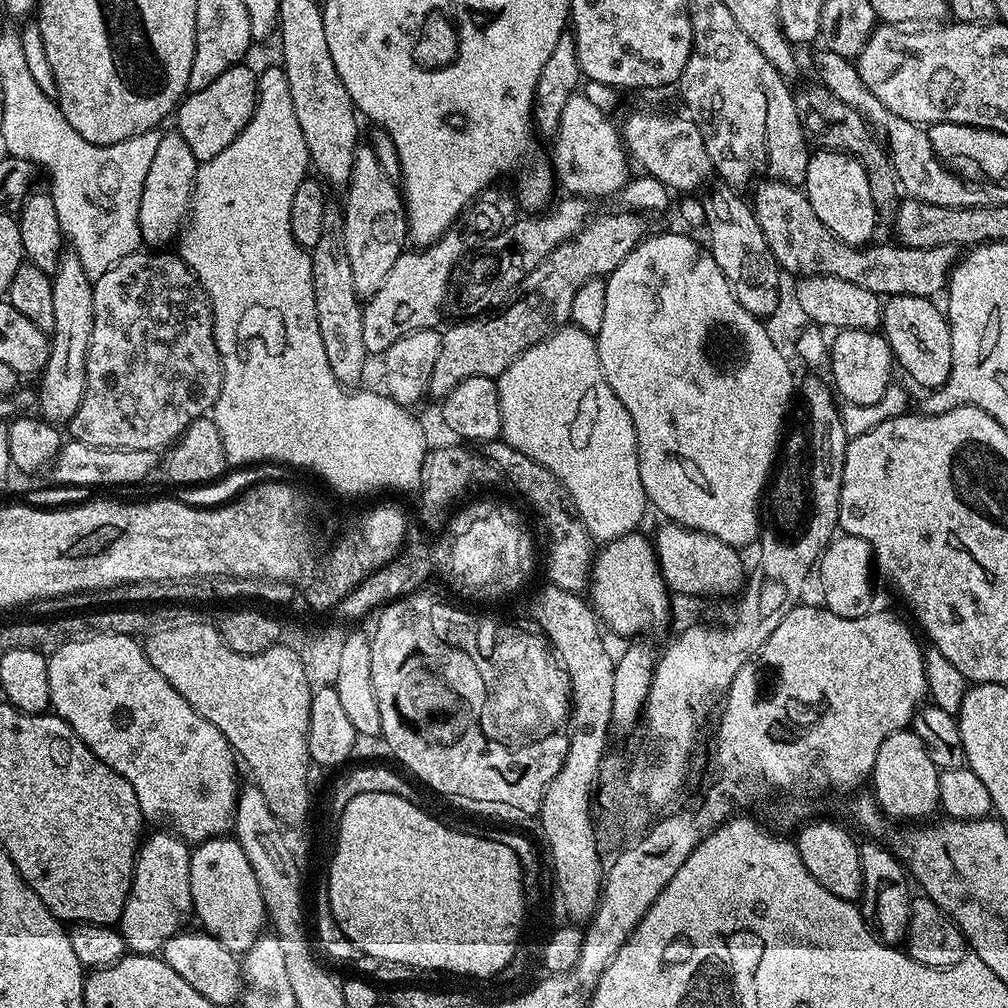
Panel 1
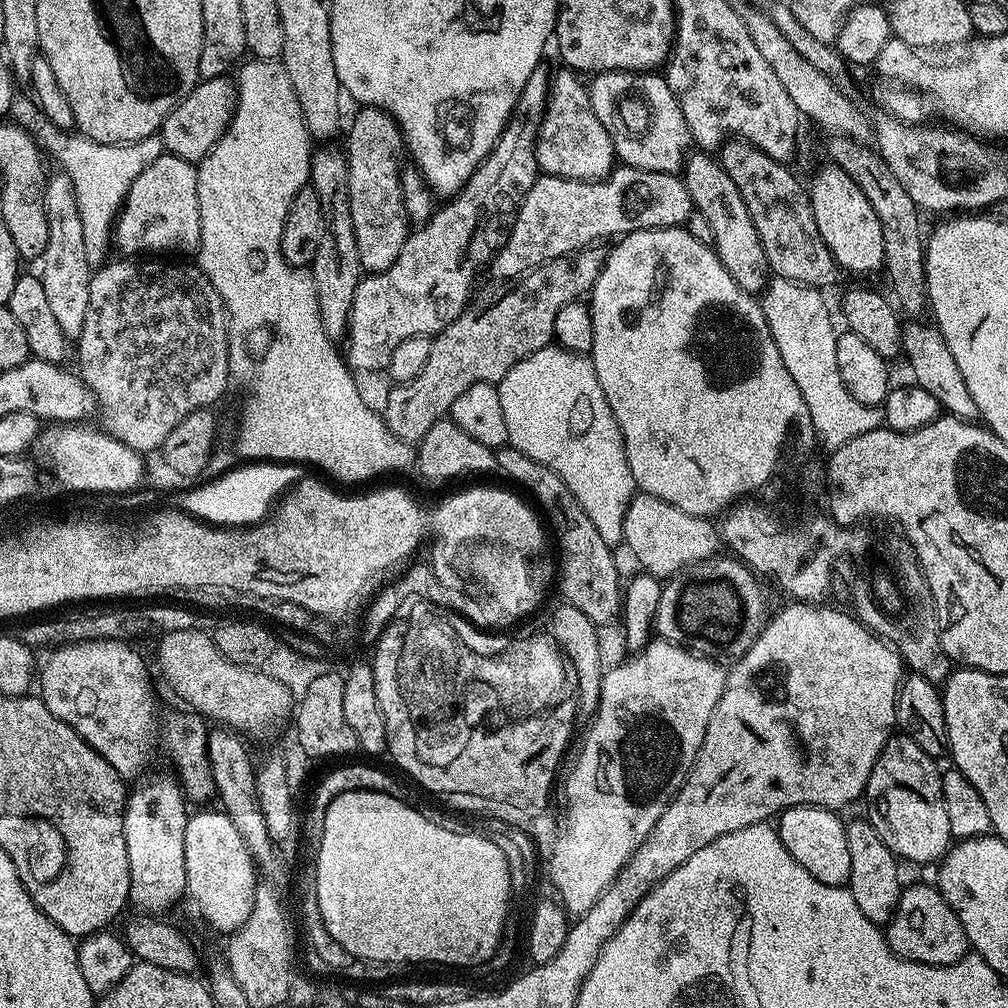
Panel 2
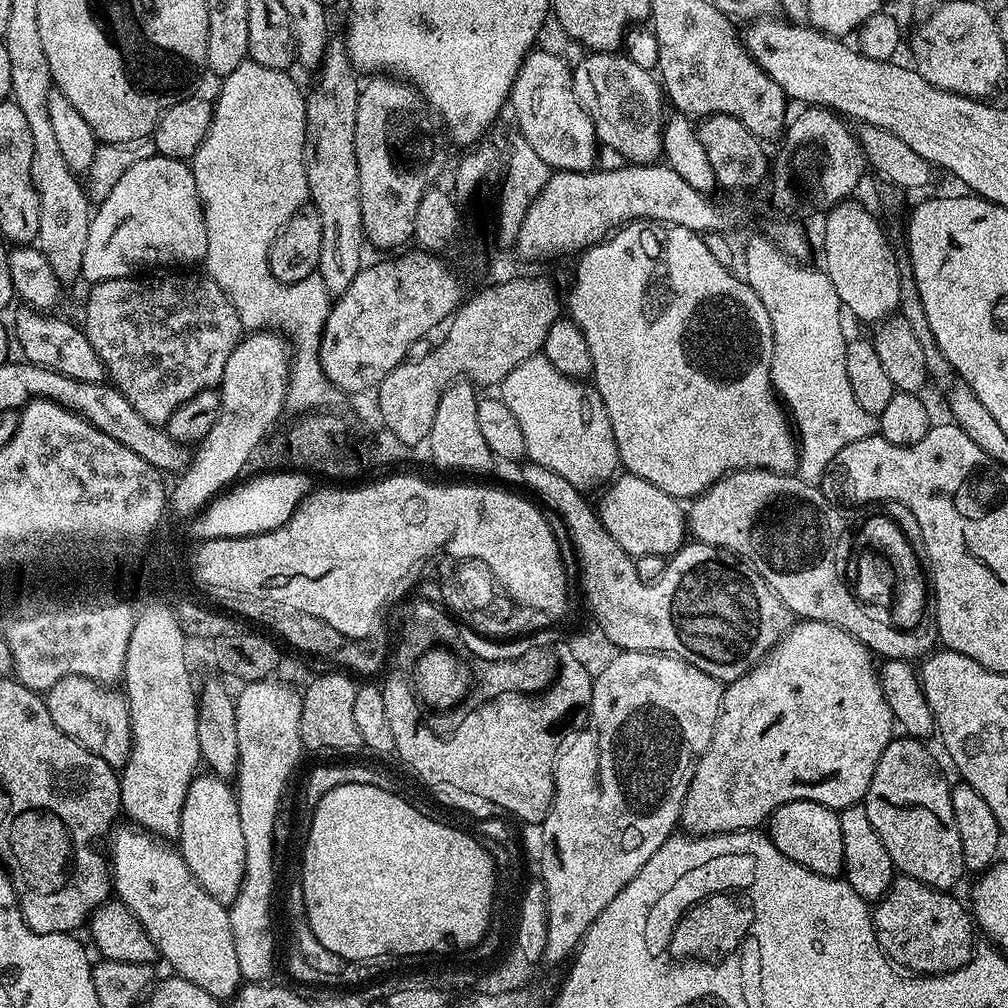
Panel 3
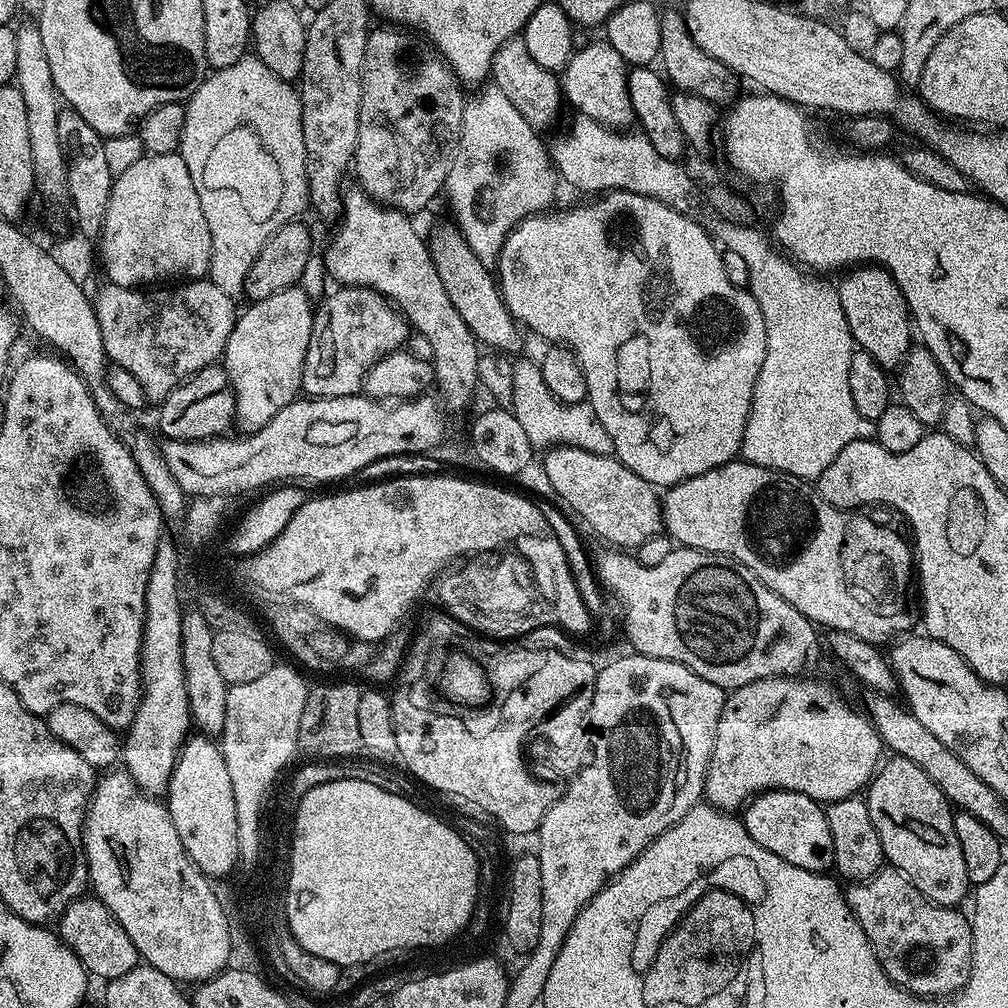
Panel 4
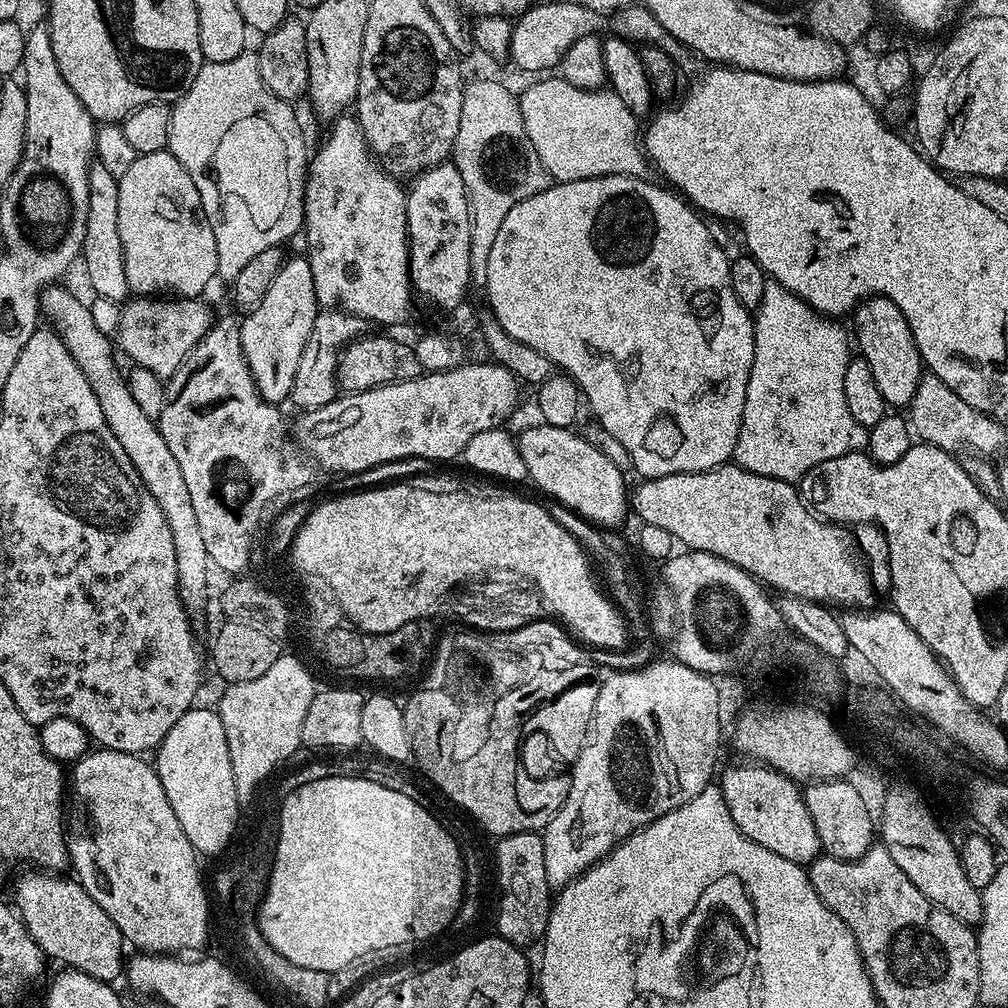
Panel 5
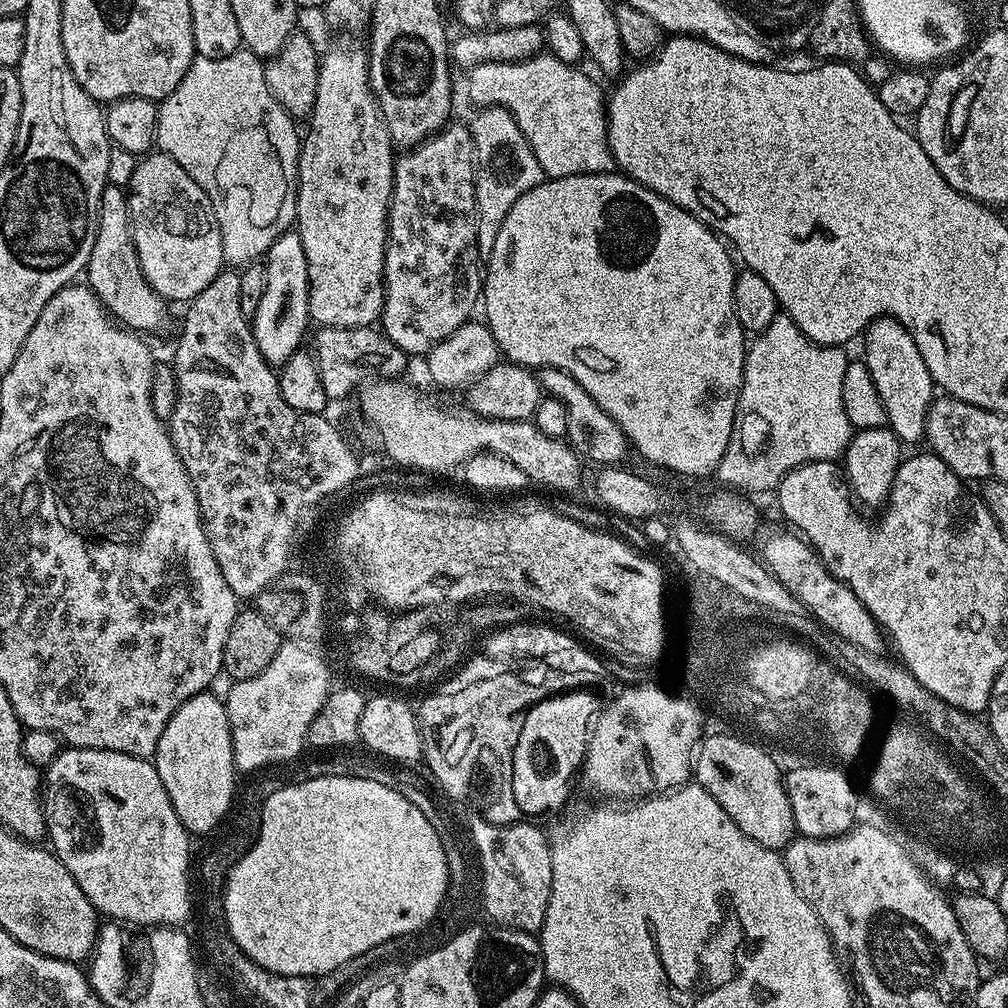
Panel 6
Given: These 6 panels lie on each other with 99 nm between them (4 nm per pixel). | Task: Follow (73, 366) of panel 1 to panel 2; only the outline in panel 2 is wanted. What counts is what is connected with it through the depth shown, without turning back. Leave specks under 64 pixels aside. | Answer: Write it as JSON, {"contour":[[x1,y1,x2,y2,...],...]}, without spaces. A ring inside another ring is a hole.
{"contour":[[59,170,53,171,44,182,44,205,50,226,50,242,42,257,44,269,38,272,42,287,46,289,46,299,51,312,62,326,64,335,79,338,86,322,86,305,90,303,90,282,93,265,86,258,86,234,82,234,82,214,78,214,78,198,74,194,74,184]]}

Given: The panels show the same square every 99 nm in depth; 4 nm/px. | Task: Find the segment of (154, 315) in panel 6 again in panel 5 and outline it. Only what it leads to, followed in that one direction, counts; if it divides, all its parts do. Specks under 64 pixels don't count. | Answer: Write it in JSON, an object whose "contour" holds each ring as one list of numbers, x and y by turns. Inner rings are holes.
{"contour":[[99,162,93,163,88,169,88,185,90,186,90,204,86,210,86,238,84,239,84,251,82,253,82,264,84,260,84,272,88,275,88,284,104,300,120,300,124,302,129,299,130,293,126,282,126,266,122,254,122,240,118,238,118,186,119,179,106,166]]}

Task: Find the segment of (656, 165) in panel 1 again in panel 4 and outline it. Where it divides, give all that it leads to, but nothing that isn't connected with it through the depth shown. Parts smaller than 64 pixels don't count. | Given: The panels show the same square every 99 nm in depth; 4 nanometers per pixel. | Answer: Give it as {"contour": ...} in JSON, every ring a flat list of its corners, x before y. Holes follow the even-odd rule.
{"contour":[[599,38,585,48,577,47,562,69,562,96,577,109,581,116,597,120,607,128,624,130,633,123,634,115,628,93,629,69,614,46,604,38]]}

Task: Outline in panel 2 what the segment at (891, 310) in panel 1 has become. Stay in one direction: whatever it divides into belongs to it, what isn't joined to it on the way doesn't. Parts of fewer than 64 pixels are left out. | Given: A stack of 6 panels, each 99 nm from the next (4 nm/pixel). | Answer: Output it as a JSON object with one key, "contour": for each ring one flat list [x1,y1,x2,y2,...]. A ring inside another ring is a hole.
{"contour":[[908,322,903,325,903,355,908,355,908,364,912,367,915,387,927,390,938,398,941,409,947,415,956,416,959,420,975,421,980,416,978,406,974,402,974,394,970,394,970,386,966,386,966,378,962,378,962,370,958,370,958,362,954,362,954,354,946,346,944,336,935,326,923,328,920,322]]}

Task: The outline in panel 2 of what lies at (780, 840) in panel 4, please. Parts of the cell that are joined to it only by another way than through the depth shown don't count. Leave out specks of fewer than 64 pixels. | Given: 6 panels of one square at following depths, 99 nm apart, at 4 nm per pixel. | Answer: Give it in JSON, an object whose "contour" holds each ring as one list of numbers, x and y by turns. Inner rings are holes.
{"contour":[[808,804,786,808,779,813,778,831,782,838,782,846,790,850,794,862,802,866,818,882,826,886,847,885,850,878,850,846,846,846,846,824,839,820,837,813,831,808,811,808]]}

